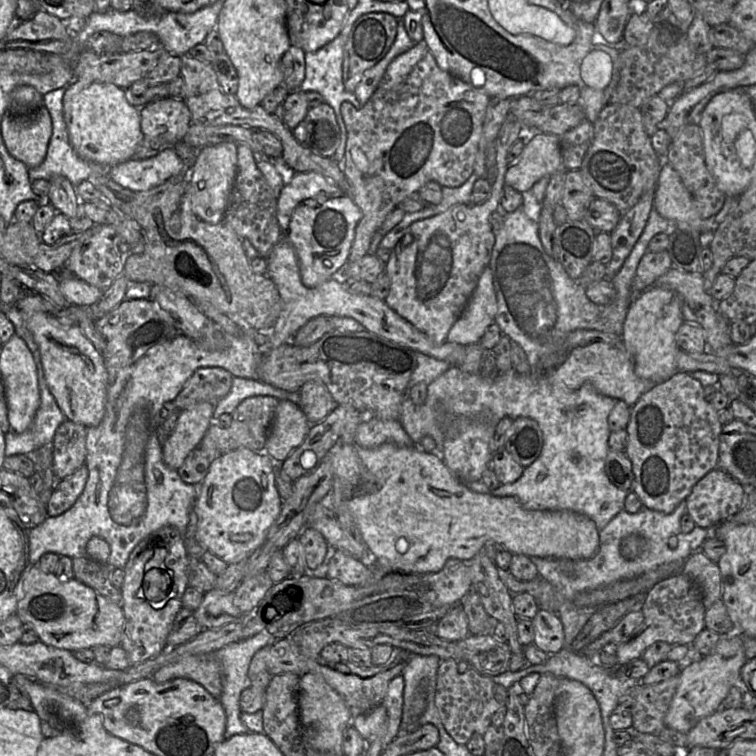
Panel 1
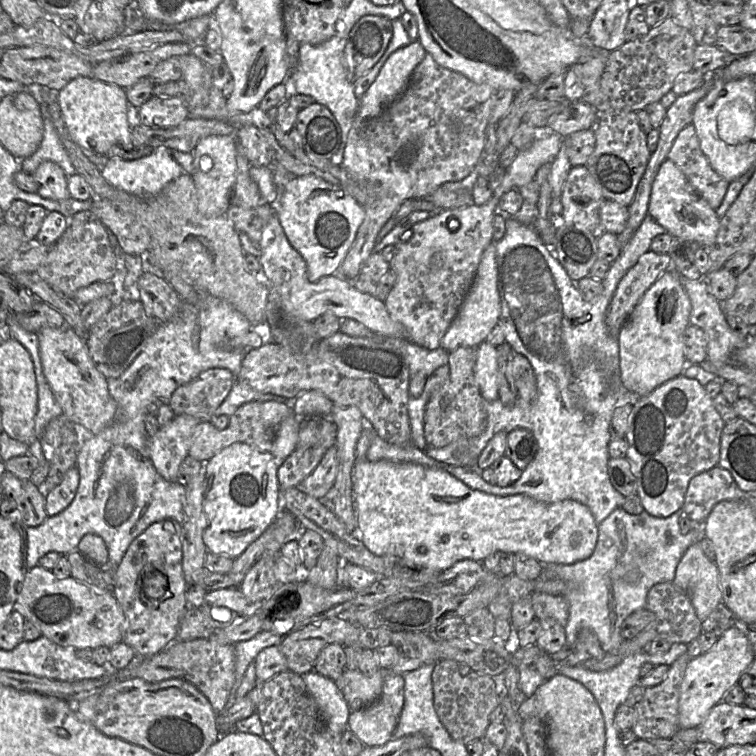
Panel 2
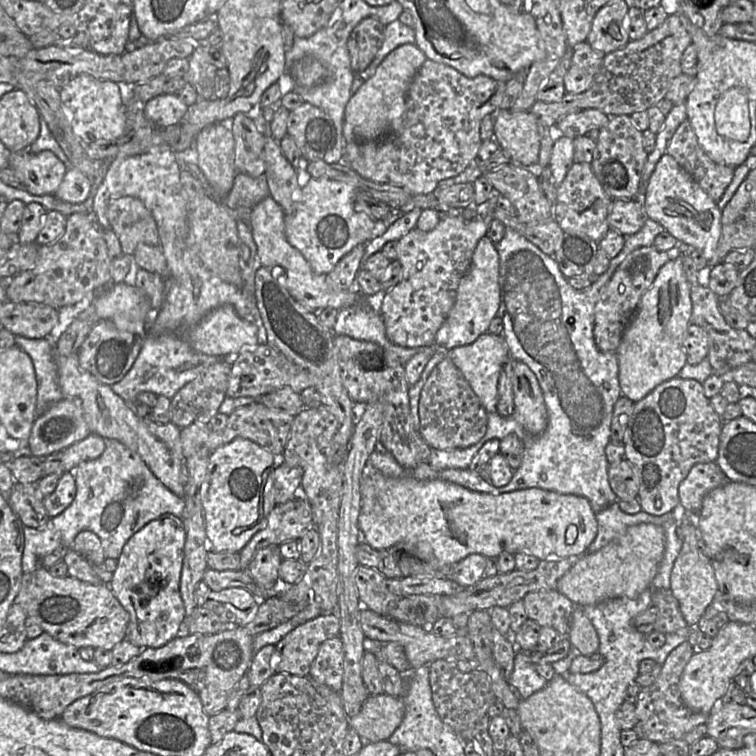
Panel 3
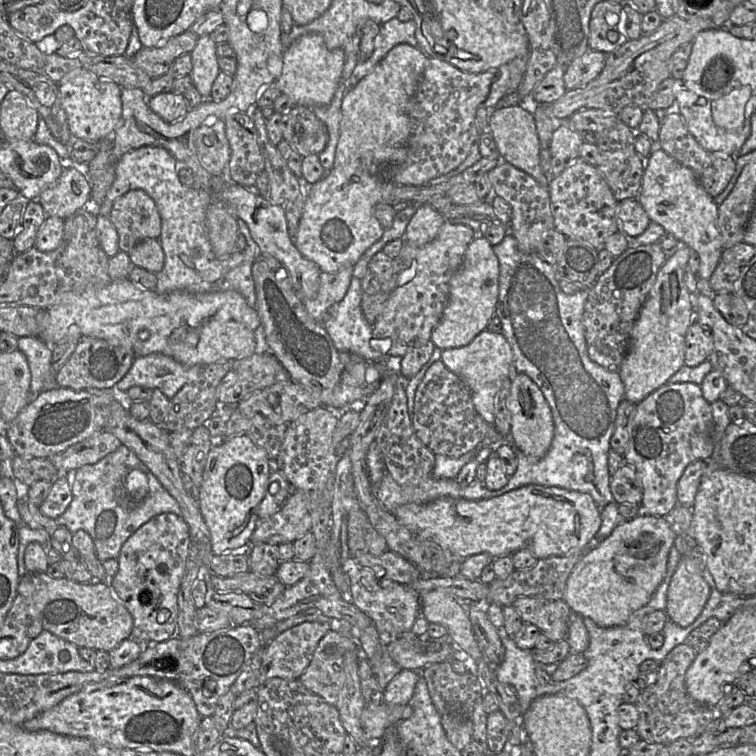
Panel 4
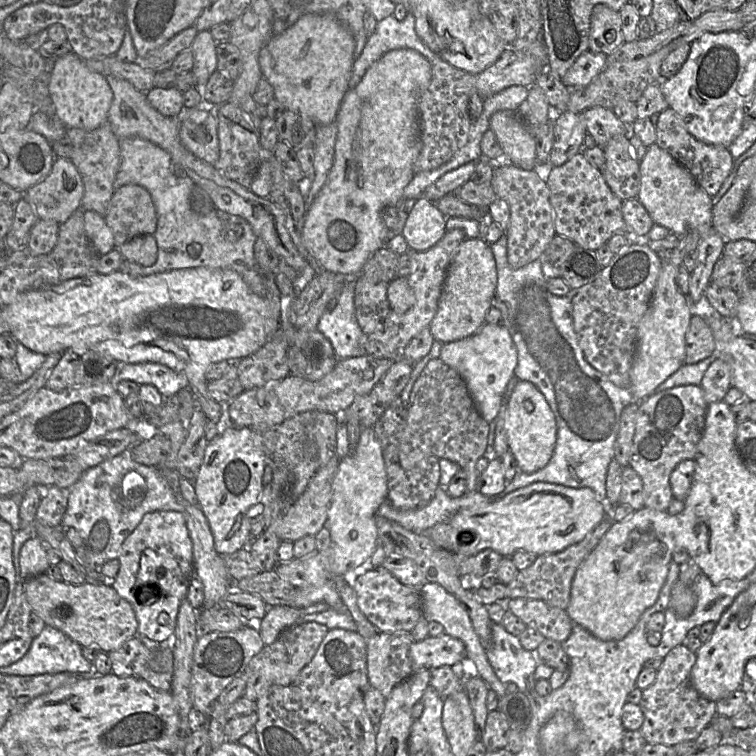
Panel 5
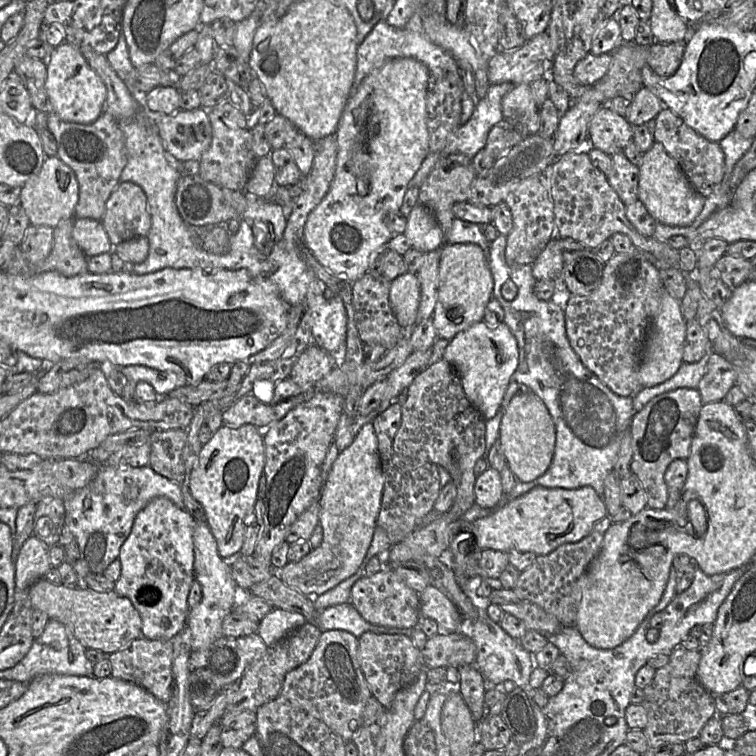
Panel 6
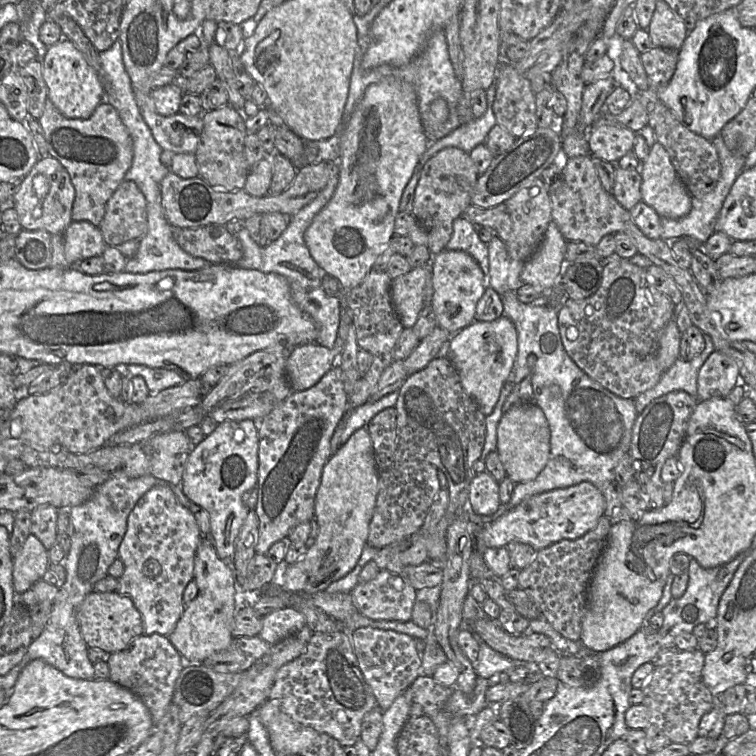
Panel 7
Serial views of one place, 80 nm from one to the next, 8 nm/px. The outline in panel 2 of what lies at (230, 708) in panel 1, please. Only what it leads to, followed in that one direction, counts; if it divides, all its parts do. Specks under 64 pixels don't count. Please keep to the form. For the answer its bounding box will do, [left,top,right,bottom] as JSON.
[217,631,285,716]

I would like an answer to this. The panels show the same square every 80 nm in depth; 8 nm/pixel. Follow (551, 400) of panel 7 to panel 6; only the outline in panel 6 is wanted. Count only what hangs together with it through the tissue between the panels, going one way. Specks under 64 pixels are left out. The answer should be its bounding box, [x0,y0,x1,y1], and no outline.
[461,235,634,522]

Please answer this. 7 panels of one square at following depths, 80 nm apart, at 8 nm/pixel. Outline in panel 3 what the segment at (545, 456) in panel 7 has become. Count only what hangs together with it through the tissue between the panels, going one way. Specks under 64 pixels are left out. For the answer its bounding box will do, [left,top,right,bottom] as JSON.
[512,362,548,435]

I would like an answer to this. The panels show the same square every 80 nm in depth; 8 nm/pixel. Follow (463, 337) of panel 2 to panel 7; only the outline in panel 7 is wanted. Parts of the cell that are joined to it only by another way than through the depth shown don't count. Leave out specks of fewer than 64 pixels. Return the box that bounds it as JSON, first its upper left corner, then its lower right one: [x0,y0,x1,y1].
[432,249,486,334]

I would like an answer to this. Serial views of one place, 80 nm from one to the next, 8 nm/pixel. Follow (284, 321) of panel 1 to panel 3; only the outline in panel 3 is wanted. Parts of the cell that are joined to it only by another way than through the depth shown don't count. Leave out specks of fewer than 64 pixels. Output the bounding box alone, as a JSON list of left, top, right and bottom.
[248,196,364,314]

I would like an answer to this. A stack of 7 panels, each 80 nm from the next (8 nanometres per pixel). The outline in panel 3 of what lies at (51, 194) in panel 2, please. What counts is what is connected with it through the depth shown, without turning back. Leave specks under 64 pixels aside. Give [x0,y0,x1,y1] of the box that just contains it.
[9,148,66,195]

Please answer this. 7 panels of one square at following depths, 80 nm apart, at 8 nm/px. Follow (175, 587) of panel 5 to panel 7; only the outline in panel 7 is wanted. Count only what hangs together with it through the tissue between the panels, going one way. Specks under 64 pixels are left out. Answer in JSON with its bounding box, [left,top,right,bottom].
[116,483,202,636]

